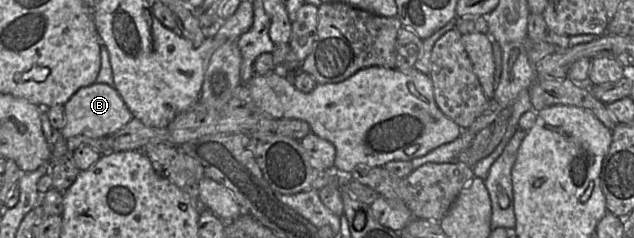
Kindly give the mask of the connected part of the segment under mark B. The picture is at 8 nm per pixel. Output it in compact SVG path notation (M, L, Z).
M93 83L81 87L64 104L65 125L59 133L69 139L78 135L90 138L110 136L123 128L134 117L115 88L108 84Z

